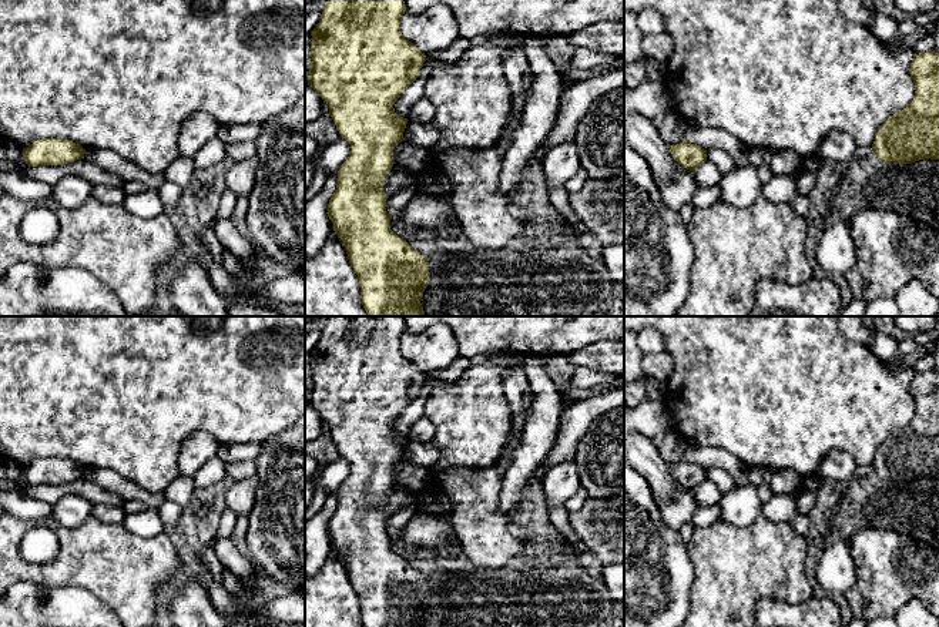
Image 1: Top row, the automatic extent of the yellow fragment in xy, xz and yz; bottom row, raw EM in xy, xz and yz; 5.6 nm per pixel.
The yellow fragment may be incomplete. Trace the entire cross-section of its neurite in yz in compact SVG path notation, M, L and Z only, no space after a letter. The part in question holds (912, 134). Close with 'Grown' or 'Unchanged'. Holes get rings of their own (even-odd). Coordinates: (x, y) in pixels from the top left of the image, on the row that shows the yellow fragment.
M930 50L928 53L913 54L909 74L915 83L915 97L906 108L893 114L881 125L872 144L873 154L879 161L903 165L925 158L939 160L939 53Z. Unchanged

